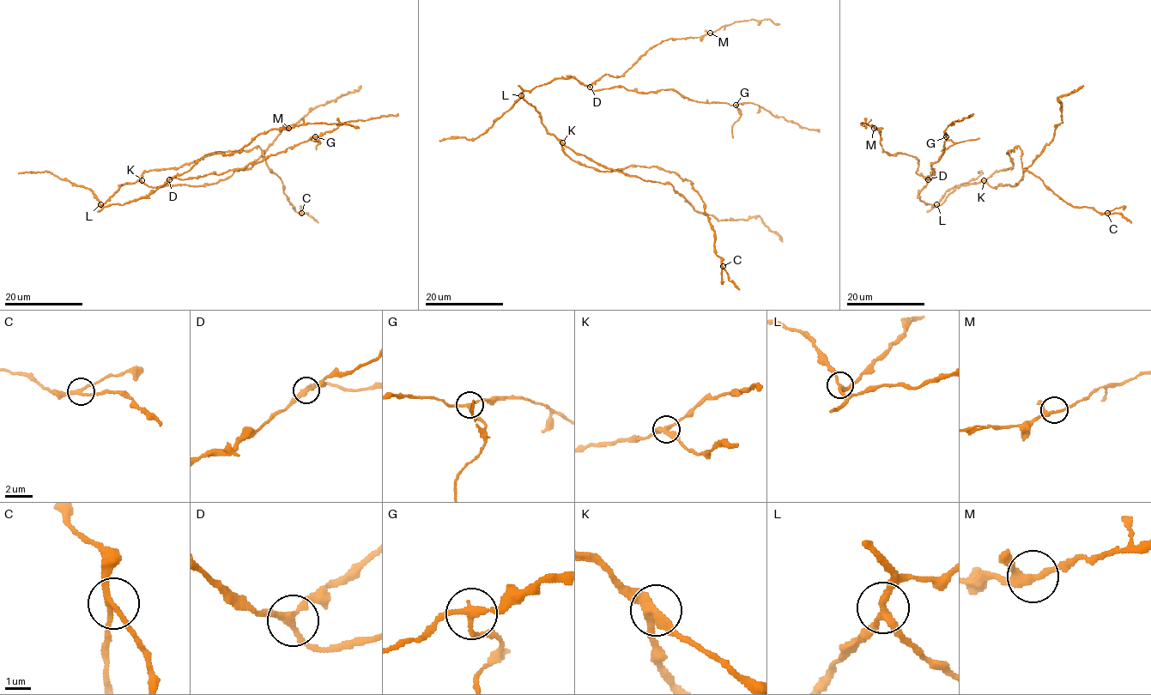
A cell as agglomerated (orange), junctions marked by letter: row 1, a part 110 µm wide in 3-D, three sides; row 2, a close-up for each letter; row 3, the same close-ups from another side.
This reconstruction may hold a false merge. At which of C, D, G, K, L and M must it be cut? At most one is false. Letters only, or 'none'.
G

